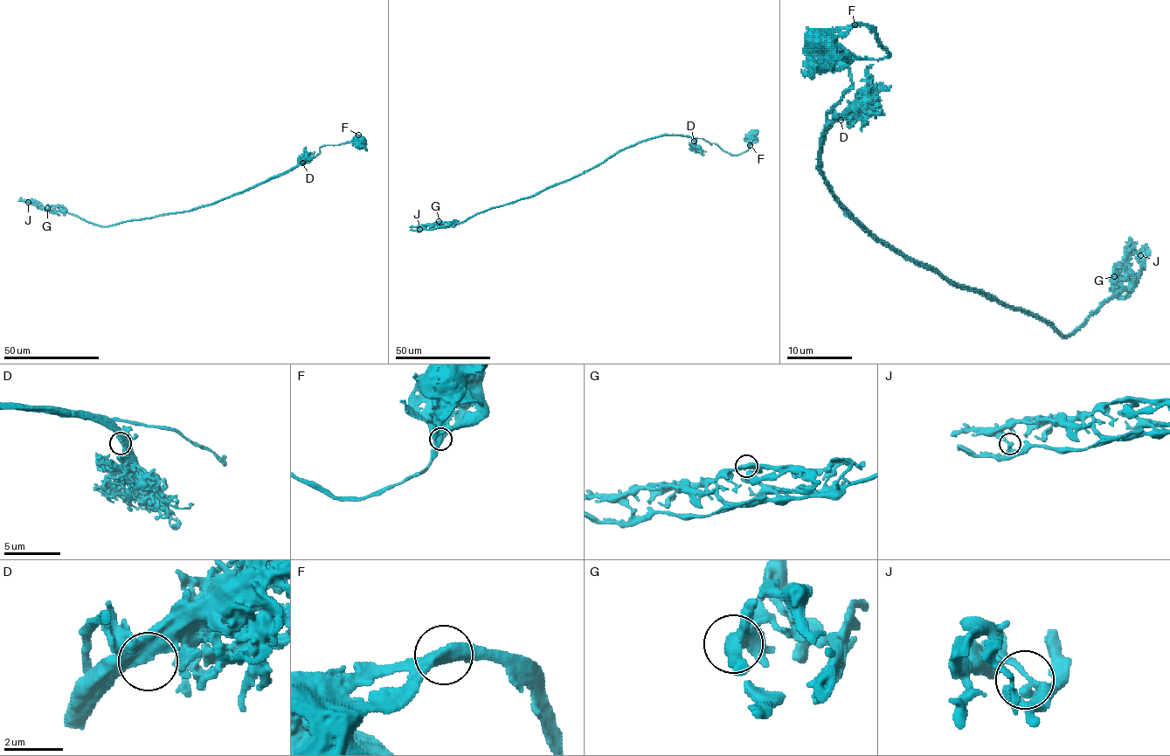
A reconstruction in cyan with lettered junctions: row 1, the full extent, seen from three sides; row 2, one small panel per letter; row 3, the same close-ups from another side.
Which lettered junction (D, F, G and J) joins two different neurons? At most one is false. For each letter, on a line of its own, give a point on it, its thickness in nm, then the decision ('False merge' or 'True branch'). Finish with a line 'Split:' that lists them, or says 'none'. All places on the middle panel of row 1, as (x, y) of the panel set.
D: Place: (694, 141). Thickness 440 nm. True branch
F: Place: (750, 145). Thickness 550 nm. True branch
G: Place: (439, 221). Thickness 400 nm. True branch
J: Place: (419, 229). Thickness 280 nm. True branch
Split: none

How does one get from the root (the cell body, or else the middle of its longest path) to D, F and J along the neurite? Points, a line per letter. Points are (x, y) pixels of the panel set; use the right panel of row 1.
D: (824, 38), (847, 27), (867, 25), (889, 53), (879, 59), (848, 63), (852, 86), (831, 108), (841, 120)
F: (824, 38), (855, 25)
J: (824, 38), (867, 25), (889, 53), (848, 63), (820, 142), (876, 239), (1060, 335), (1140, 255)

